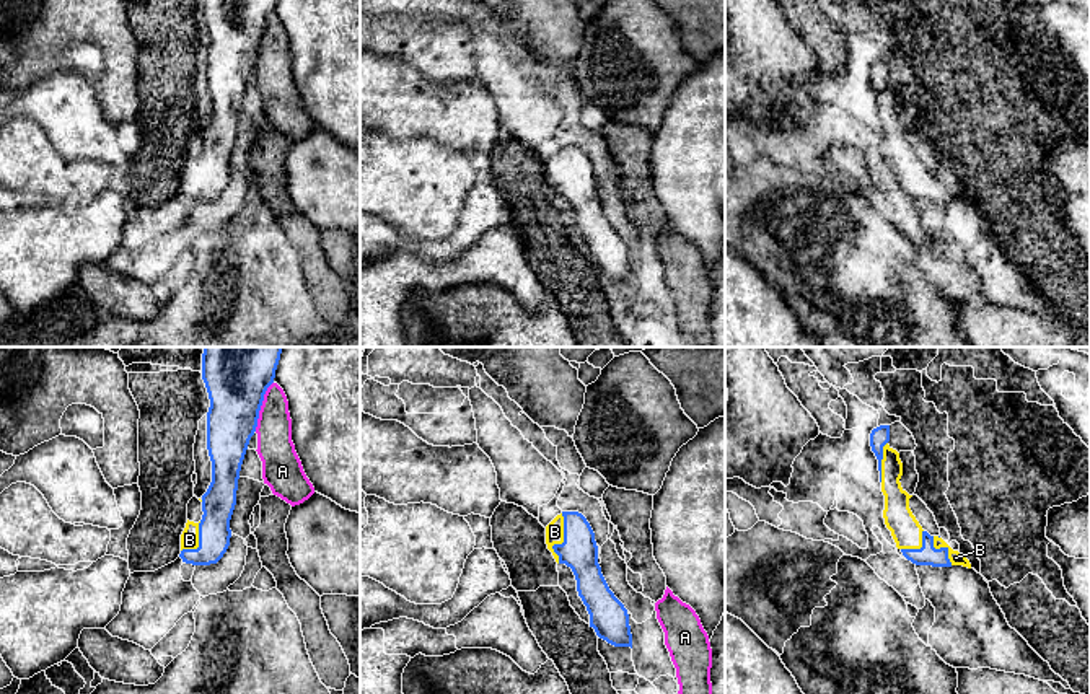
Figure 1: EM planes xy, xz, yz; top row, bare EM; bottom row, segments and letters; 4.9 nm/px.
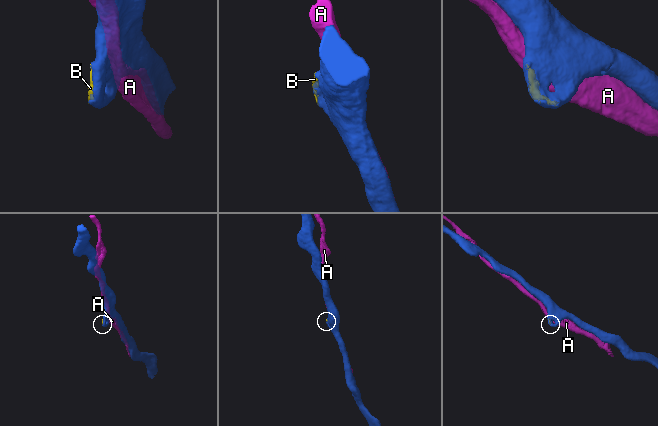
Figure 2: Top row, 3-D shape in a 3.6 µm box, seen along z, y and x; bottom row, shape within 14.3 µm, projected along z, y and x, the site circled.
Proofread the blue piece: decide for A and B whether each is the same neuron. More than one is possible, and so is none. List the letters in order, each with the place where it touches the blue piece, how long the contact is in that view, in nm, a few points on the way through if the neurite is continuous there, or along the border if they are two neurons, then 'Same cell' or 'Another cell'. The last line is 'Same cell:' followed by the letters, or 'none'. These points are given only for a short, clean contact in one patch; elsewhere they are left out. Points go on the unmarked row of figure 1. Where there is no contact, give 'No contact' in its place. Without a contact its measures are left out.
A: Touches blue at xy (261, 39). Shared border 260 nm. Another cell
B: Touches blue at xz (564, 176). Shared border 240 nm. Same cell
Same cell: B

